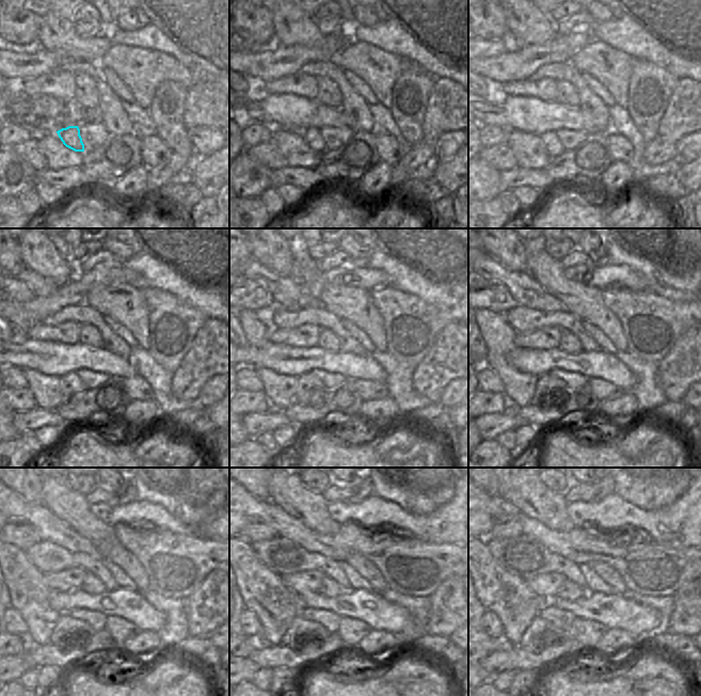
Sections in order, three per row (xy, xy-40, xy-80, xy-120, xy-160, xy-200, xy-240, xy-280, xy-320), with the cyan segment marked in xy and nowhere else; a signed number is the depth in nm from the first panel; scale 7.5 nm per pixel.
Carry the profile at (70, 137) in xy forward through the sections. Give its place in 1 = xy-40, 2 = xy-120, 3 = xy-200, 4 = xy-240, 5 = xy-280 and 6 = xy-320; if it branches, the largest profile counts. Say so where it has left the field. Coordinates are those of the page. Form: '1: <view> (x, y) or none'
1: xy-40 (312, 137)
2: xy-120 (70, 384)
3: xy-200 (550, 393)
4: xy-240 (68, 634)
5: xy-280 (302, 634)
6: xy-320 (540, 635)

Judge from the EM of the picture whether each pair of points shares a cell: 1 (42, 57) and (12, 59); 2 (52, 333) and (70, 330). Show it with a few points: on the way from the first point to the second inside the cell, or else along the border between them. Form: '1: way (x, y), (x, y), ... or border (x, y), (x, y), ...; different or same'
1: way (34, 58), (19, 59); same
2: way (57, 333), (66, 333); same

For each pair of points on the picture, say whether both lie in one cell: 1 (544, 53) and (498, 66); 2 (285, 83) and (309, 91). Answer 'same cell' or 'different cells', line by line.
1: same cell
2: same cell

